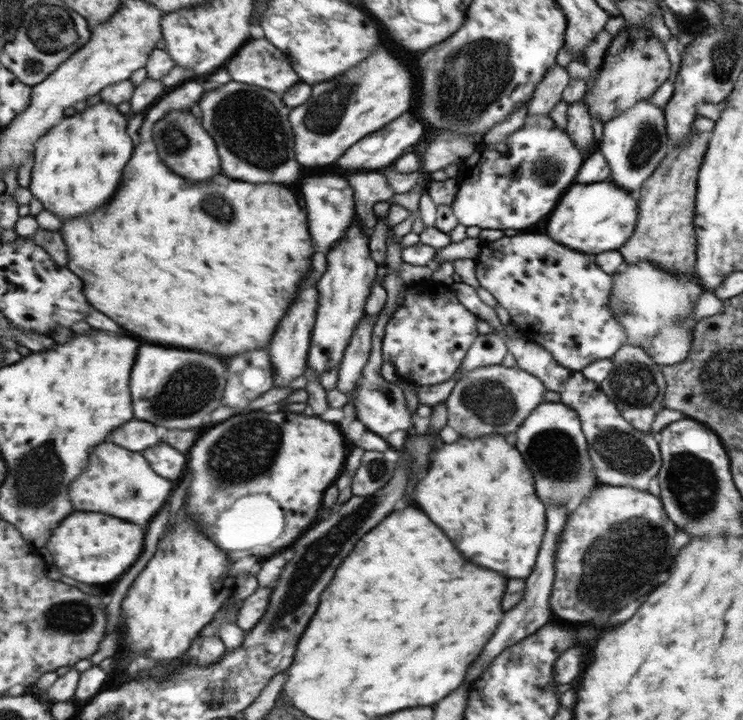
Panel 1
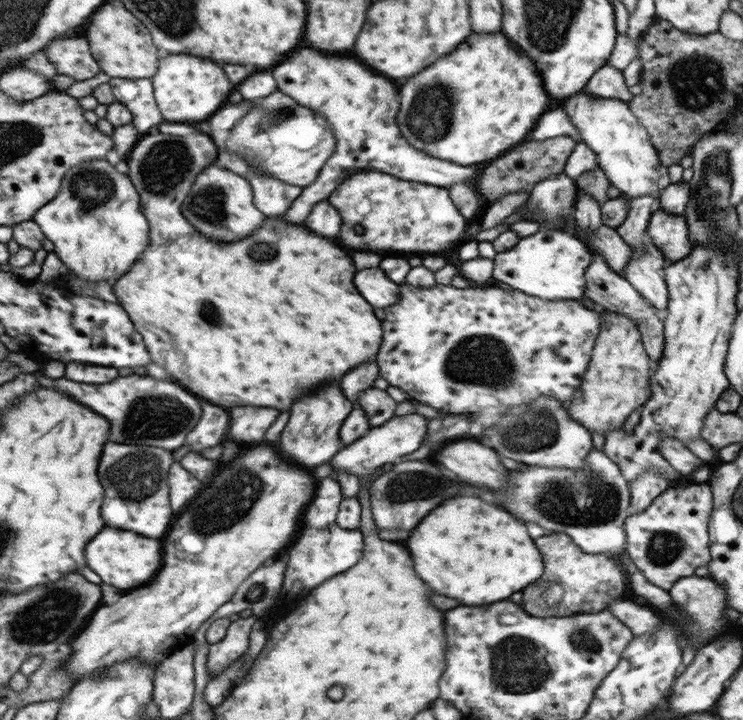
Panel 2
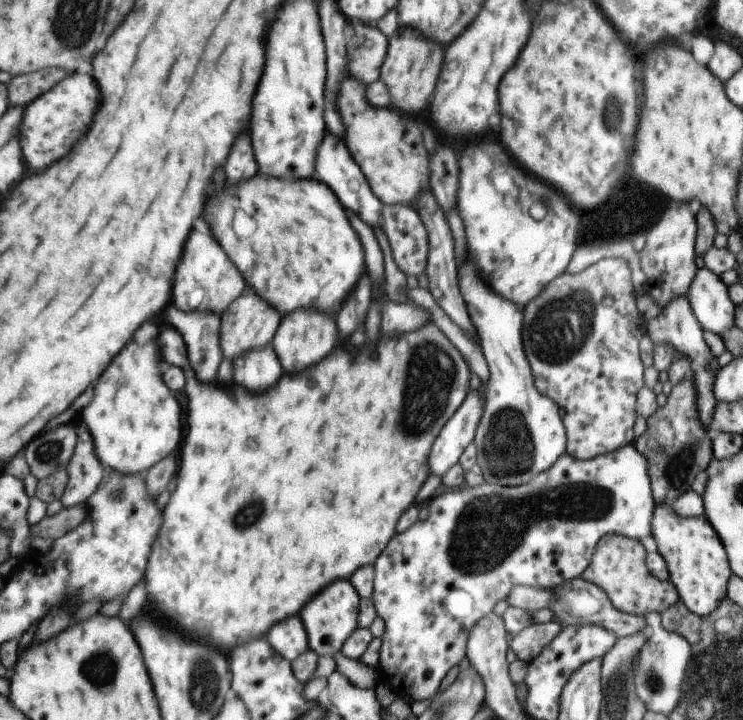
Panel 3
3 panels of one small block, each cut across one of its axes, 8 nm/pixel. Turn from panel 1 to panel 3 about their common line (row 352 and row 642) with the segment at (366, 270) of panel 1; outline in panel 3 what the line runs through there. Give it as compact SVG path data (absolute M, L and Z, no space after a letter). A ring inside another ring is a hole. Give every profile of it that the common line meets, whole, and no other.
M348 580L334 582L330 590L318 594L318 598L314 598L314 602L310 602L310 606L306 606L306 610L302 610L300 614L307 632L309 648L319 656L334 656L340 652L346 640L360 627L360 604L360 594Z

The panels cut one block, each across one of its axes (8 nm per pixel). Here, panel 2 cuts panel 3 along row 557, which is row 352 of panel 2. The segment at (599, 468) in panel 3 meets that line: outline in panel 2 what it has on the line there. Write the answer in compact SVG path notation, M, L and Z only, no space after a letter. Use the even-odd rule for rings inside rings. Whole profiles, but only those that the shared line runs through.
M496 283L488 285L468 287L465 289L450 285L436 284L432 288L422 288L420 286L410 286L410 284L400 284L398 302L384 308L385 320L382 326L385 327L385 338L381 349L378 350L376 362L379 366L379 374L390 383L390 386L397 386L405 390L412 399L427 404L443 414L458 415L472 414L472 420L482 426L482 428L492 428L502 420L502 414L512 409L518 404L528 404L536 398L542 396L552 396L560 402L573 400L574 392L578 390L580 382L586 372L589 356L594 348L596 338L602 328L602 308L593 310L587 309L580 301L558 300L550 301L536 298L520 290L503 290Z

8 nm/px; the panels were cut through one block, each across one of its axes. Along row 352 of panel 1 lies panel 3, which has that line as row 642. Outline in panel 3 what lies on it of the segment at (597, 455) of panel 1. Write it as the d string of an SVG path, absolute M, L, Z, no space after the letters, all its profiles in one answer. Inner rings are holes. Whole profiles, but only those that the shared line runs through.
M556 620L527 626L514 636L509 646L518 659L529 663L540 656L542 650L558 636L562 627L562 624Z

